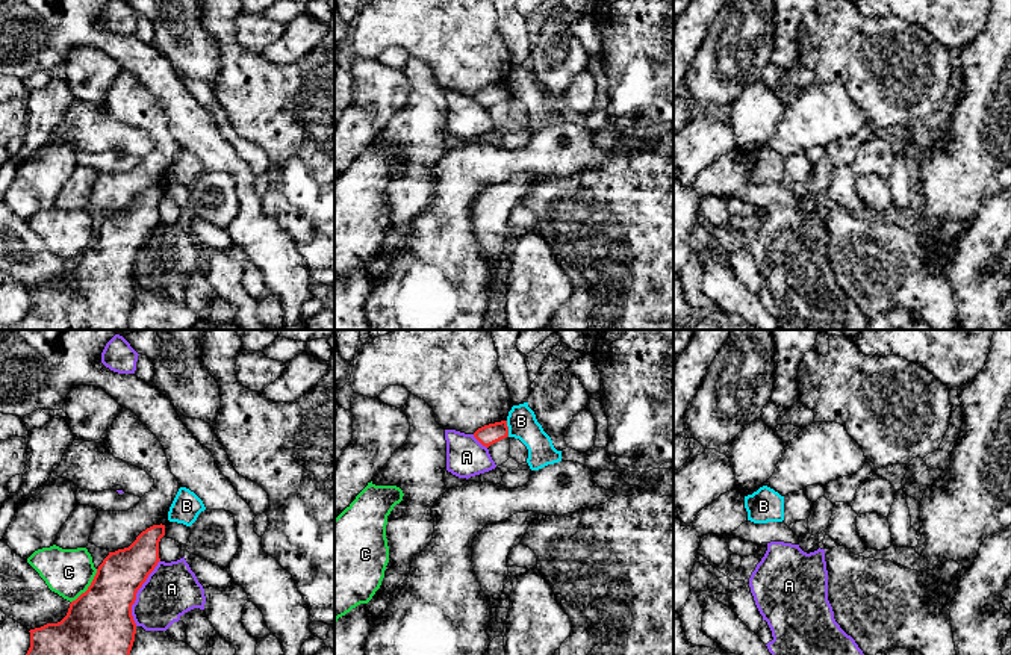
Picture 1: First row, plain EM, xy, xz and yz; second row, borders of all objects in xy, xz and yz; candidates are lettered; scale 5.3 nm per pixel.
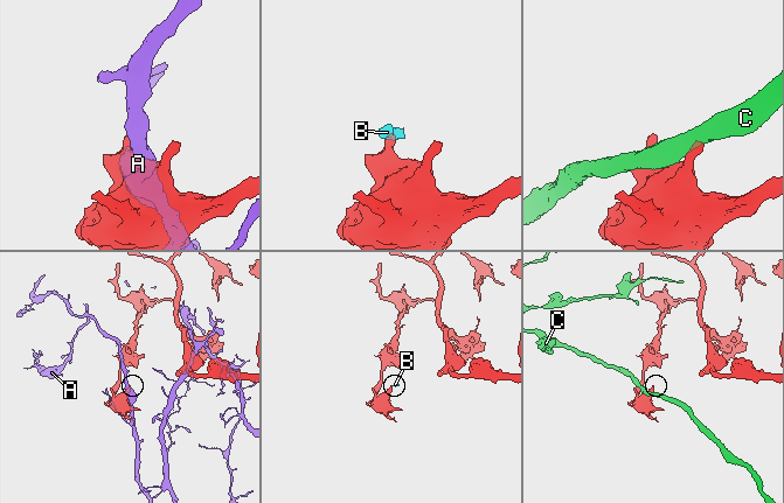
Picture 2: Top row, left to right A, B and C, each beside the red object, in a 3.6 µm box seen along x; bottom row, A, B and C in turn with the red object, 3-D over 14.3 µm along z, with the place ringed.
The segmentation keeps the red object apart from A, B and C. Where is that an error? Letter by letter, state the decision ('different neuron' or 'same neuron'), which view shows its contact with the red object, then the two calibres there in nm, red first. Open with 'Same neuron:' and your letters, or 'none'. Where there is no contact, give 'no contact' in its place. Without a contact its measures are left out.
Same neuron: none
A: different neuron; meets red in xy; 340 nm thick on the red side, 280 nm on the other
B: different neuron; meets red in xz; 110 nm thick on the red side, 160 nm on the other
C: different neuron; meets red in xy; 360 nm thick on the red side, 260 nm on the other

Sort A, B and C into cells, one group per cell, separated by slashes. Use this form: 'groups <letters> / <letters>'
groups A / B / C

